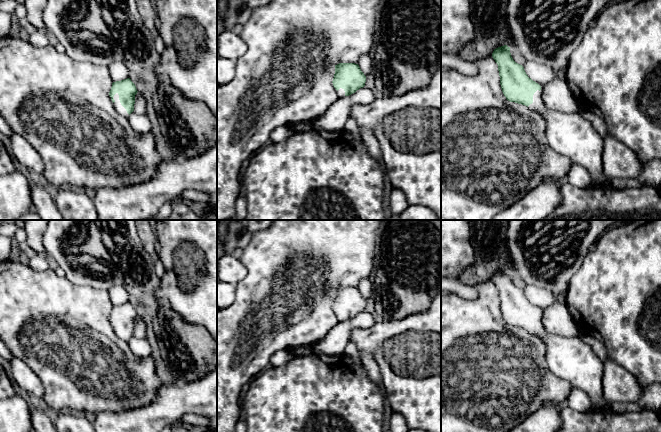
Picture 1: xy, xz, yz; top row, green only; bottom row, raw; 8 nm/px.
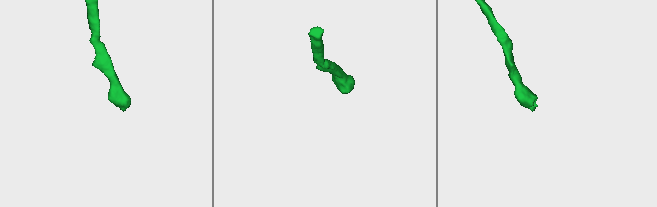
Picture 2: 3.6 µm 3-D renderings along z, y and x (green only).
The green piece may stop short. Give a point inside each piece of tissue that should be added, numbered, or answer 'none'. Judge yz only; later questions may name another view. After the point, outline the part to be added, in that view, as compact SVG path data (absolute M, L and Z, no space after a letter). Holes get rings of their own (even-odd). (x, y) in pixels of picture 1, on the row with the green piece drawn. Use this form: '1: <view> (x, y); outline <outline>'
1: yz (569, 134); outline M539 90L534 93L533 103L528 107L545 118L549 145L558 153L567 156L572 164L583 166L596 182L601 182L603 180L603 139L590 122L580 113L565 113L547 108Z

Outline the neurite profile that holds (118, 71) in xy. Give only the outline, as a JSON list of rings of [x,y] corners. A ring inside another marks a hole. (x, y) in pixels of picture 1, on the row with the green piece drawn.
[[[122,61],[113,62],[108,68],[113,82],[129,78],[129,72]]]

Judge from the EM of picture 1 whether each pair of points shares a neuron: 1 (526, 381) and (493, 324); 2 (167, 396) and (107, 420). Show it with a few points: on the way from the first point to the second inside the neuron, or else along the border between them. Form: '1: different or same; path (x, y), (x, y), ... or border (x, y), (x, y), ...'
1: same; path (512, 367), (493, 348), (493, 338)
2: same; path (152, 411), (143, 420), (122, 420)

